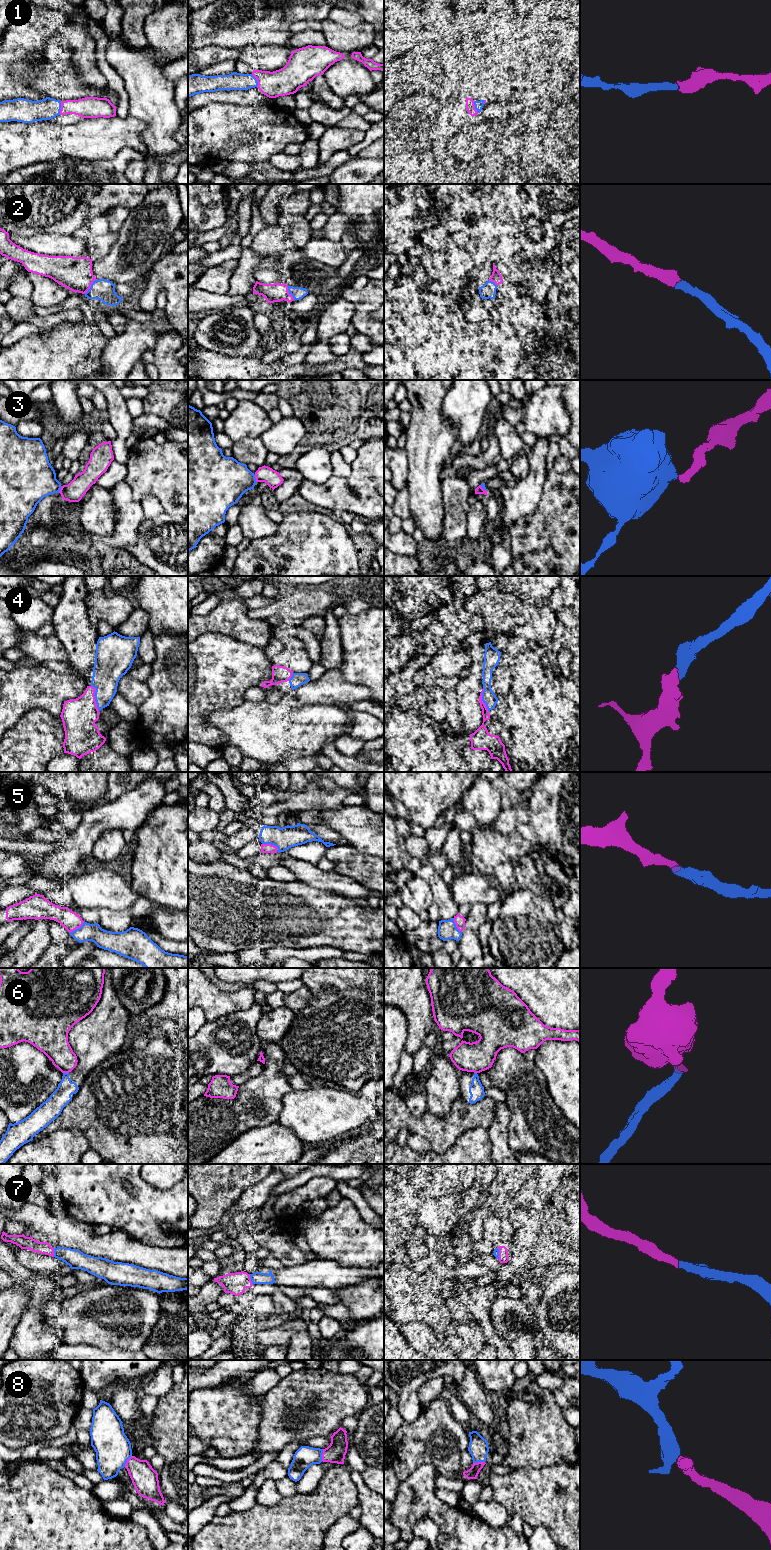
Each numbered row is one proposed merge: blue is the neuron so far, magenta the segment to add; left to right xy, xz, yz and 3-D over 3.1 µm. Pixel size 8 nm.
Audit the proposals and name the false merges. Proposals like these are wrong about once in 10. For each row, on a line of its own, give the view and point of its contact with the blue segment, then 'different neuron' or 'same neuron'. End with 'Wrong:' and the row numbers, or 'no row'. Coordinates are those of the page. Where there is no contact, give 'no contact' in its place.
1: meets blue in xy at (60, 108); same neuron
2: meets blue in xy at (91, 286); same neuron
3: meets blue in xy at (60, 488); different neuron
4: meets blue in xy at (95, 698); same neuron
5: meets blue in xz at (270, 843); same neuron
6: meets blue in xy at (66, 1073); different neuron
7: meets blue in xz at (251, 1280); same neuron
8: meets blue in xz at (321, 1455); same neuron
Wrong: 3, 6

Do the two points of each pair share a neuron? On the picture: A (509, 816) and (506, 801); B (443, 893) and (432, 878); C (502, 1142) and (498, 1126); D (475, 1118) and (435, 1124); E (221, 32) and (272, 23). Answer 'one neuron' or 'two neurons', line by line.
A: two neurons
B: one neuron
C: one neuron
D: one neuron
E: one neuron

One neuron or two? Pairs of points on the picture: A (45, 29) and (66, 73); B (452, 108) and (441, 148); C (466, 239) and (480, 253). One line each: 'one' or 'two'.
A: two
B: one
C: one

